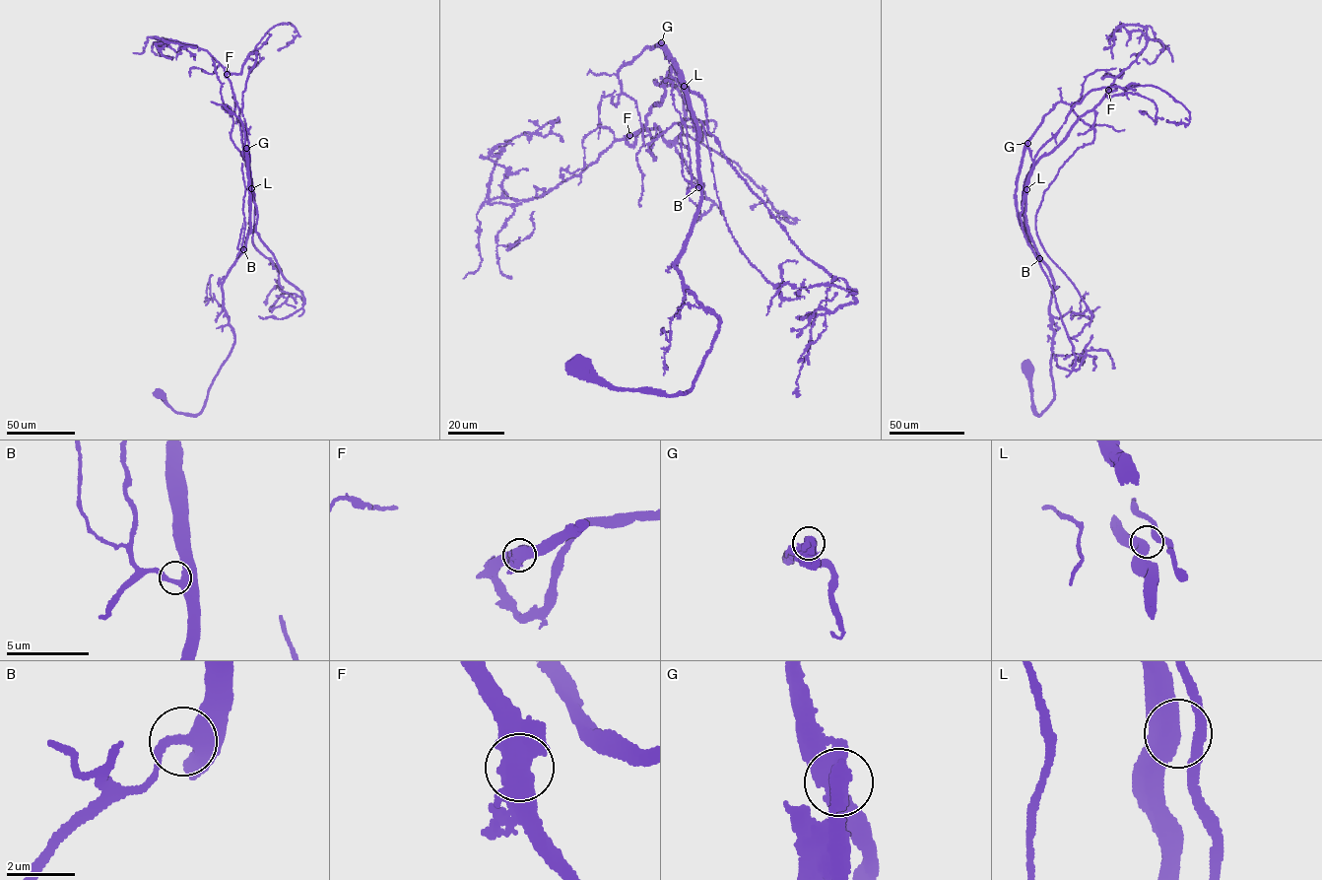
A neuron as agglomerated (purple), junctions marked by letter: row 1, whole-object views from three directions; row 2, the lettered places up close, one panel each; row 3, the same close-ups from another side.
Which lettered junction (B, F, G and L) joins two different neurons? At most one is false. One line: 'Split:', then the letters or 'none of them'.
Split: G

